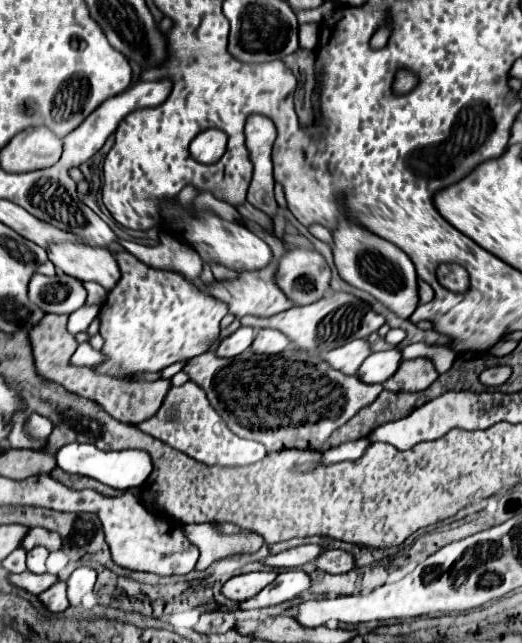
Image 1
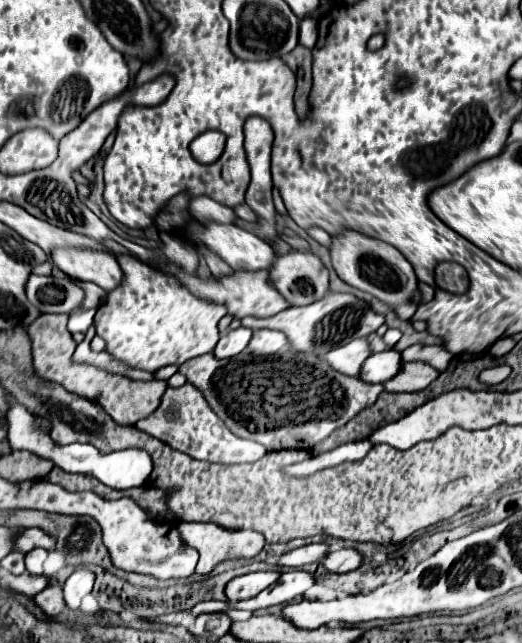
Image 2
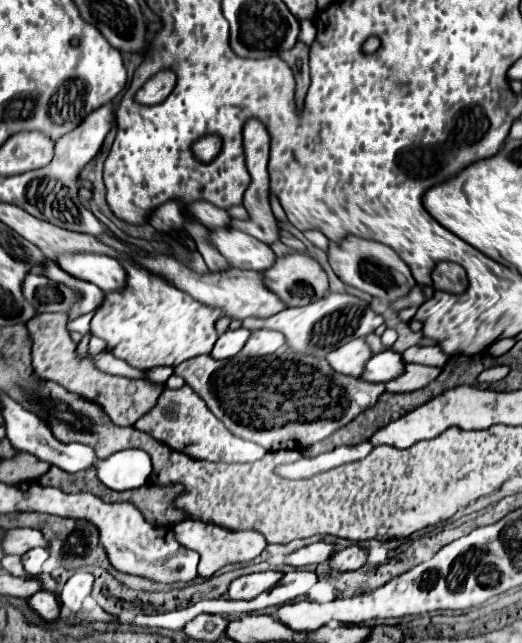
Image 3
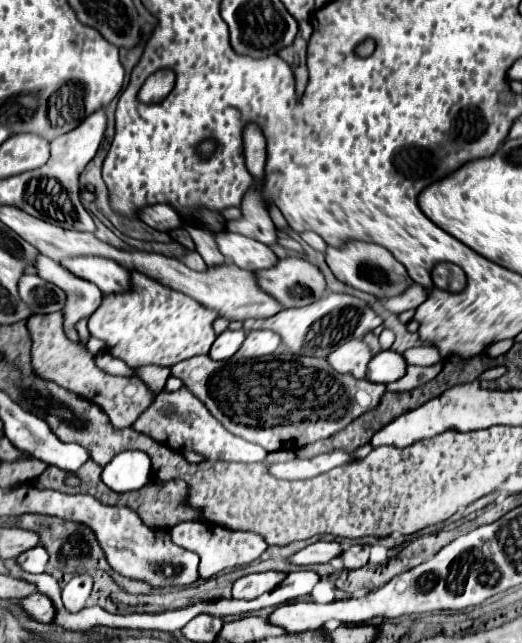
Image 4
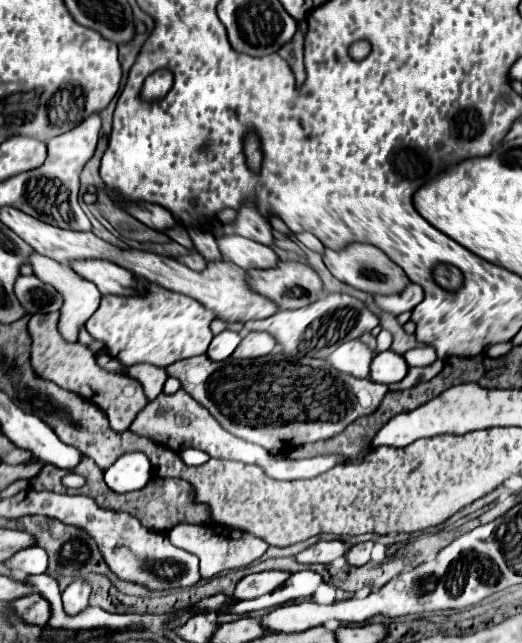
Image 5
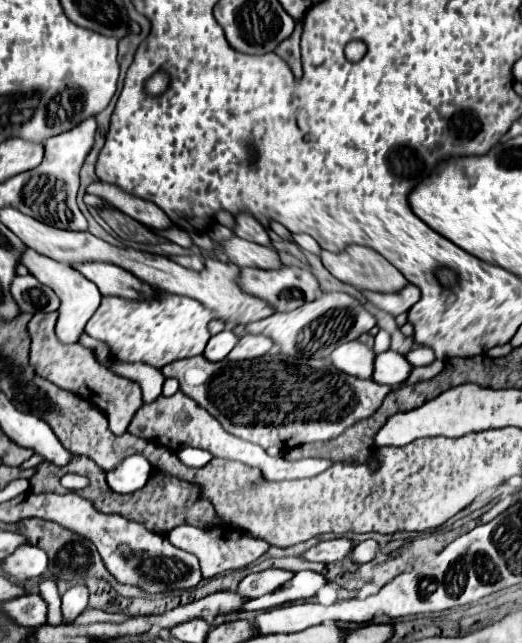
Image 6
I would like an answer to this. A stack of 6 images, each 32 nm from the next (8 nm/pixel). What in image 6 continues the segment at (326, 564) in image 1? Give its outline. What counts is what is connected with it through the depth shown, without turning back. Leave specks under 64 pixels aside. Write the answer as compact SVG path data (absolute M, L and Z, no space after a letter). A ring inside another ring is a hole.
M376 540L360 542L360 544L358 544L358 546L354 546L354 550L350 552L350 558L352 558L354 562L360 562L360 564L370 562L370 560L376 556L376 546L378 546L378 542L376 542Z

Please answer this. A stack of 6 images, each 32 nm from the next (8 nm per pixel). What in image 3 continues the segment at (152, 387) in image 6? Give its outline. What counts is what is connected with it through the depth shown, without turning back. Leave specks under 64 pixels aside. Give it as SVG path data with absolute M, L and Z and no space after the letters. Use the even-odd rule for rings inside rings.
M156 366L150 370L144 370L146 380L152 384L166 384L166 380L172 376L172 368L170 366Z

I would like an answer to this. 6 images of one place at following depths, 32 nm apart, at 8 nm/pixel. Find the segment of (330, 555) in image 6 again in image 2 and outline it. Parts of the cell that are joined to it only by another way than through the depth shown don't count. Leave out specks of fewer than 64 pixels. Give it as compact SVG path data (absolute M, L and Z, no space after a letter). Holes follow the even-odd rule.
M308 544L302 548L296 548L288 554L284 554L280 558L282 566L290 566L290 568L302 568L304 564L312 564L312 562L320 562L328 556L328 546L326 544Z

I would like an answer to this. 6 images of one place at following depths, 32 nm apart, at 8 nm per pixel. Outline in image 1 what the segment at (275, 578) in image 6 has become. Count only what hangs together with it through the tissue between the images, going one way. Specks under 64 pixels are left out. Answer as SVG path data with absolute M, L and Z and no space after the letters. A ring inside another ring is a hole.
M270 570L270 572L250 572L250 574L234 576L232 580L228 580L224 584L222 594L228 600L232 600L232 602L244 602L244 600L256 596L268 584L272 584L276 576L278 576L276 570Z

